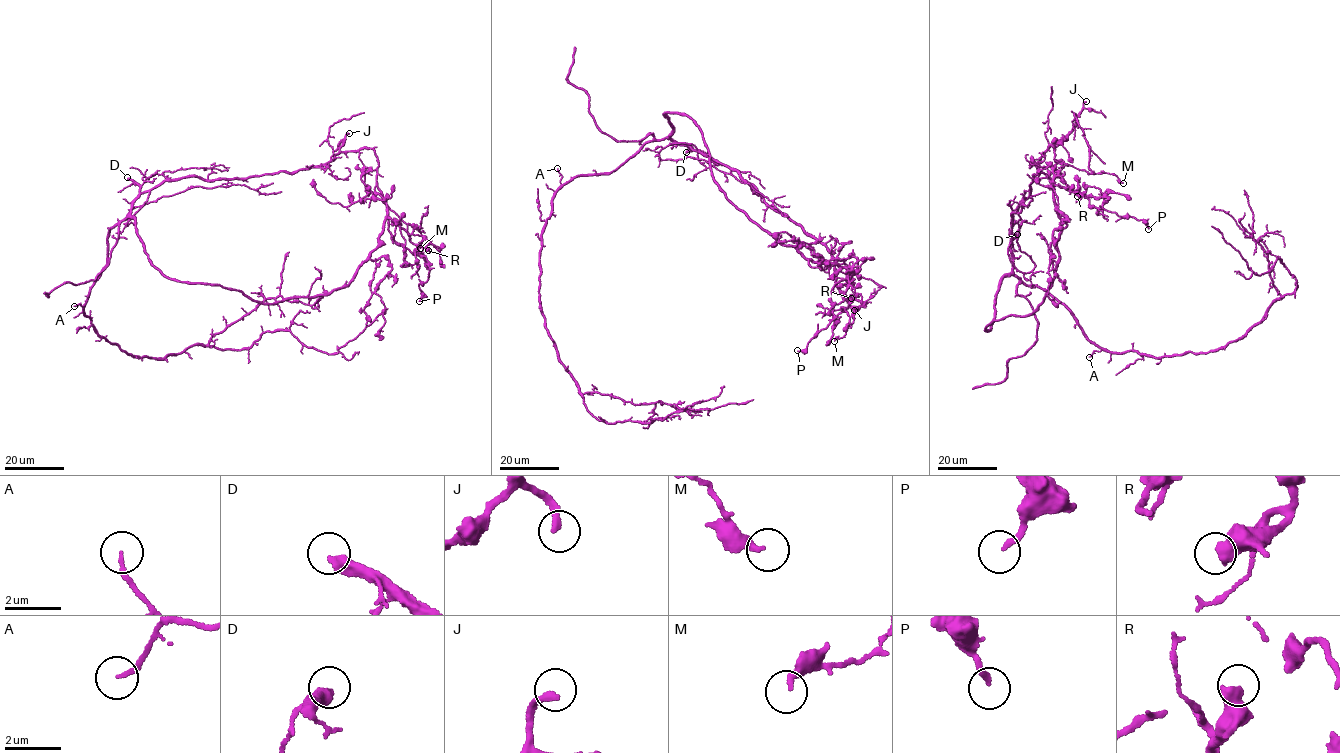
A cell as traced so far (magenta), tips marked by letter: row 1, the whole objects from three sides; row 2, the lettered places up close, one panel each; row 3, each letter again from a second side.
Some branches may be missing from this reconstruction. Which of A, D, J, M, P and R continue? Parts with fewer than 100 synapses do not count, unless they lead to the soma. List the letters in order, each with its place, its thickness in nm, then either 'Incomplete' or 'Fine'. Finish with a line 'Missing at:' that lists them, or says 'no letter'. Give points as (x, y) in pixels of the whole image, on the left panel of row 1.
A: Place: (74, 306). Thickness 130 nm. Fine
D: Place: (127, 177). Thickness 380 nm. Incomplete
J: Place: (349, 133). Thickness 260 nm. Fine
M: Place: (420, 248). Thickness 280 nm. Fine
P: Place: (419, 301). Thickness 200 nm. Fine
R: Place: (428, 250). Thickness 600 nm. Fine
Missing at: D

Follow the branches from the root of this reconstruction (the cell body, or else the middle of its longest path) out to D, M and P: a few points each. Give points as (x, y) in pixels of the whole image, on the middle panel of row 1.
D: (641, 148), (653, 141), (668, 138), (692, 148), (686, 152)
M: (641, 148), (668, 138), (726, 164), (827, 247), (838, 289), (866, 303), (841, 307), (849, 326), (834, 341)
P: (641, 148), (670, 136), (665, 112), (685, 114), (725, 197), (848, 270), (830, 293), (838, 321), (797, 350)

